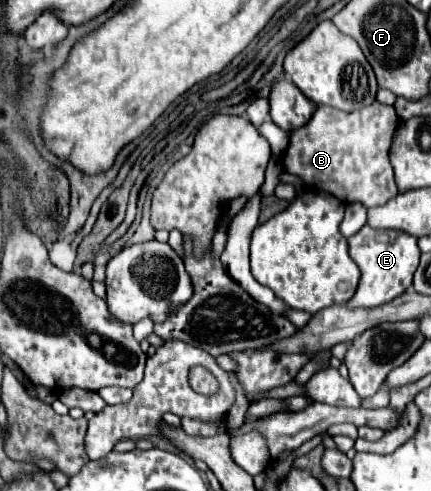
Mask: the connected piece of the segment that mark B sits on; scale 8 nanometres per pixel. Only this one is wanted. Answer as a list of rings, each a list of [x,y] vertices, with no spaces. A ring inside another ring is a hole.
[[[379,101],[371,103],[369,107],[363,107],[359,111],[339,111],[333,107],[319,105],[313,113],[313,117],[303,125],[301,129],[293,129],[289,133],[289,147],[281,157],[281,165],[285,173],[297,175],[303,183],[313,185],[319,191],[331,193],[343,203],[361,203],[363,207],[371,209],[377,205],[385,205],[391,197],[395,197],[397,185],[393,179],[393,169],[389,163],[389,145],[391,137],[399,125],[399,117],[391,105],[383,105]]]

